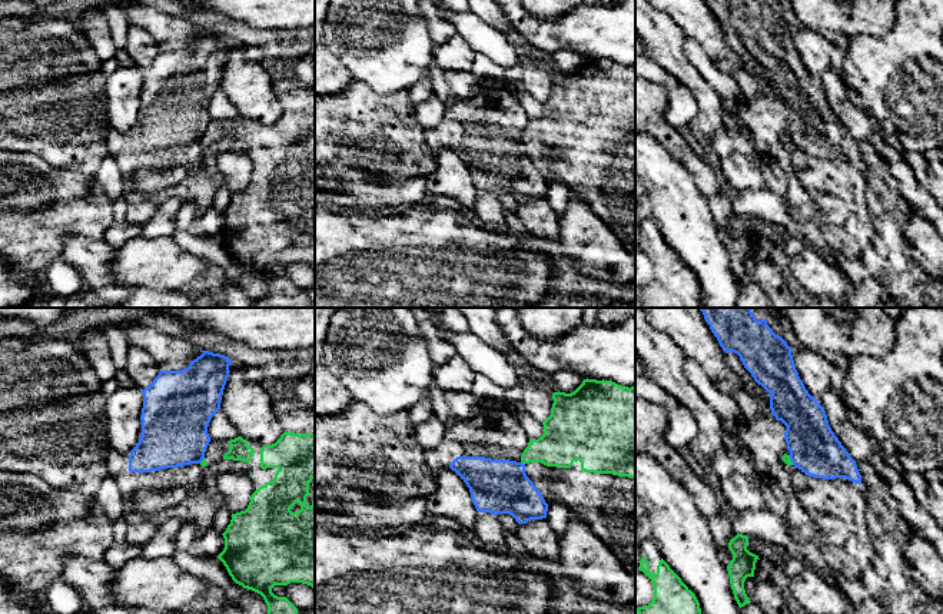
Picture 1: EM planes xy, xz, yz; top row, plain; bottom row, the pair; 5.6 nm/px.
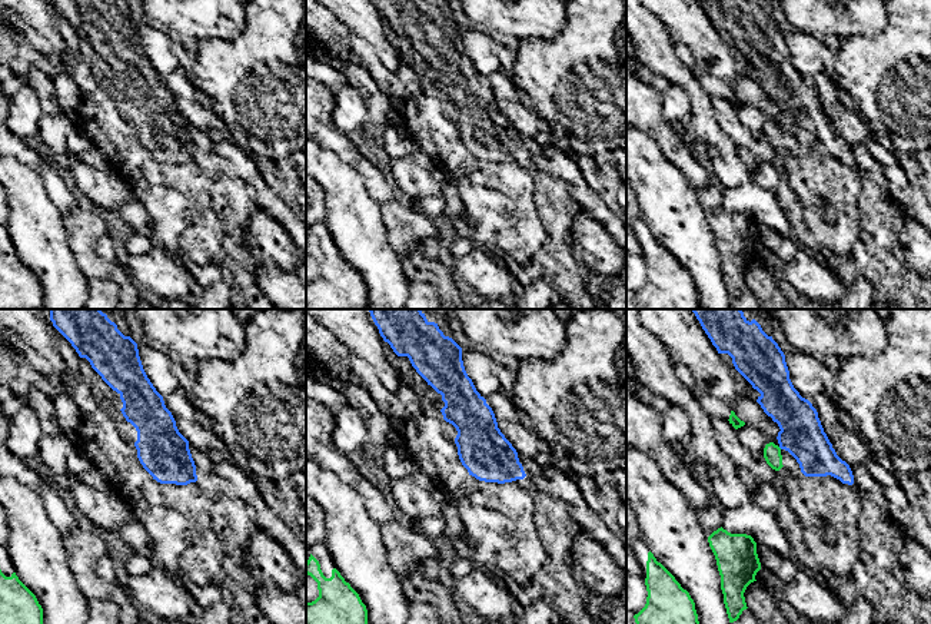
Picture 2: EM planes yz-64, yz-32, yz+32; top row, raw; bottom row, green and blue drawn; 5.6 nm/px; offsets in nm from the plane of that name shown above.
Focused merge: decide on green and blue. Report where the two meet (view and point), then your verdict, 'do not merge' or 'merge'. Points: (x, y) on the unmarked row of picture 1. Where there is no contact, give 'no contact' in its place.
contact xz (523, 142); do not merge

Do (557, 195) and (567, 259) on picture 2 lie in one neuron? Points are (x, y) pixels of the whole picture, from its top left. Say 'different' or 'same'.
same

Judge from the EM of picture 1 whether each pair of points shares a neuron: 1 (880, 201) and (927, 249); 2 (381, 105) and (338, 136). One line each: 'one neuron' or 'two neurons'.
1: two neurons
2: one neuron

